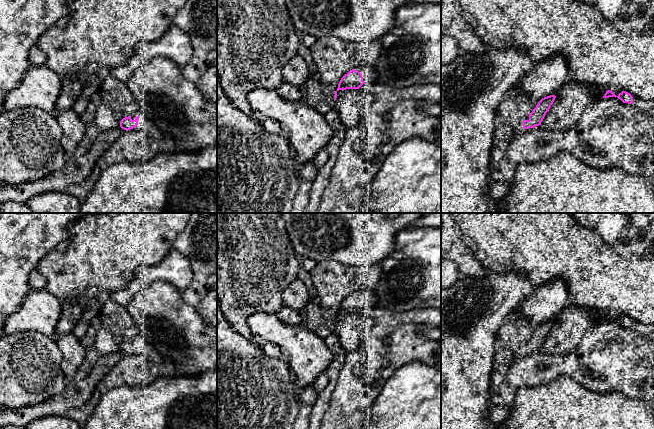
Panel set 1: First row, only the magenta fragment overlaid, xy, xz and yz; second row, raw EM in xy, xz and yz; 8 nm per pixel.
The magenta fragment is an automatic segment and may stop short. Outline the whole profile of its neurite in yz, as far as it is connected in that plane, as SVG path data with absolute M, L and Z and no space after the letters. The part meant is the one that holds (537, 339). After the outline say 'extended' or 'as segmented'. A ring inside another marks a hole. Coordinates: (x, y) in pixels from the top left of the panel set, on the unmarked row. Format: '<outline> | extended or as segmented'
M550 319L542 322L533 333L533 335L520 344L520 346L514 353L513 361L518 360L530 354L531 352L541 349L541 346L543 345L546 337L553 328L555 322L555 319Z | extended

